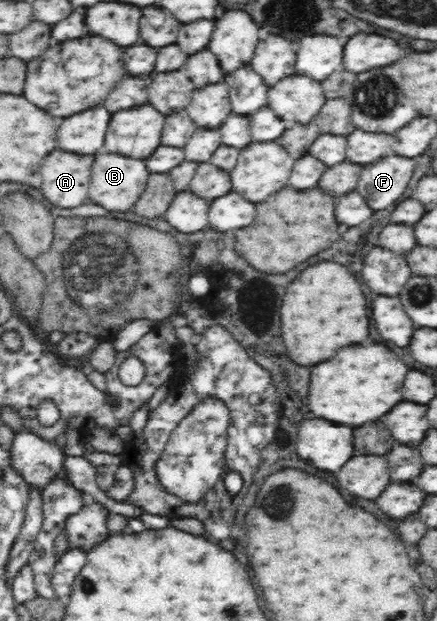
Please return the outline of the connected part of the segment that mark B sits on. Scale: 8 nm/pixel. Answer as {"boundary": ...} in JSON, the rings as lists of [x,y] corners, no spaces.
{"boundary":[[[98,154],[92,162],[92,176],[90,176],[90,200],[110,210],[110,212],[126,212],[136,204],[140,194],[146,188],[150,172],[144,160],[134,160],[128,156],[118,154]]]}

